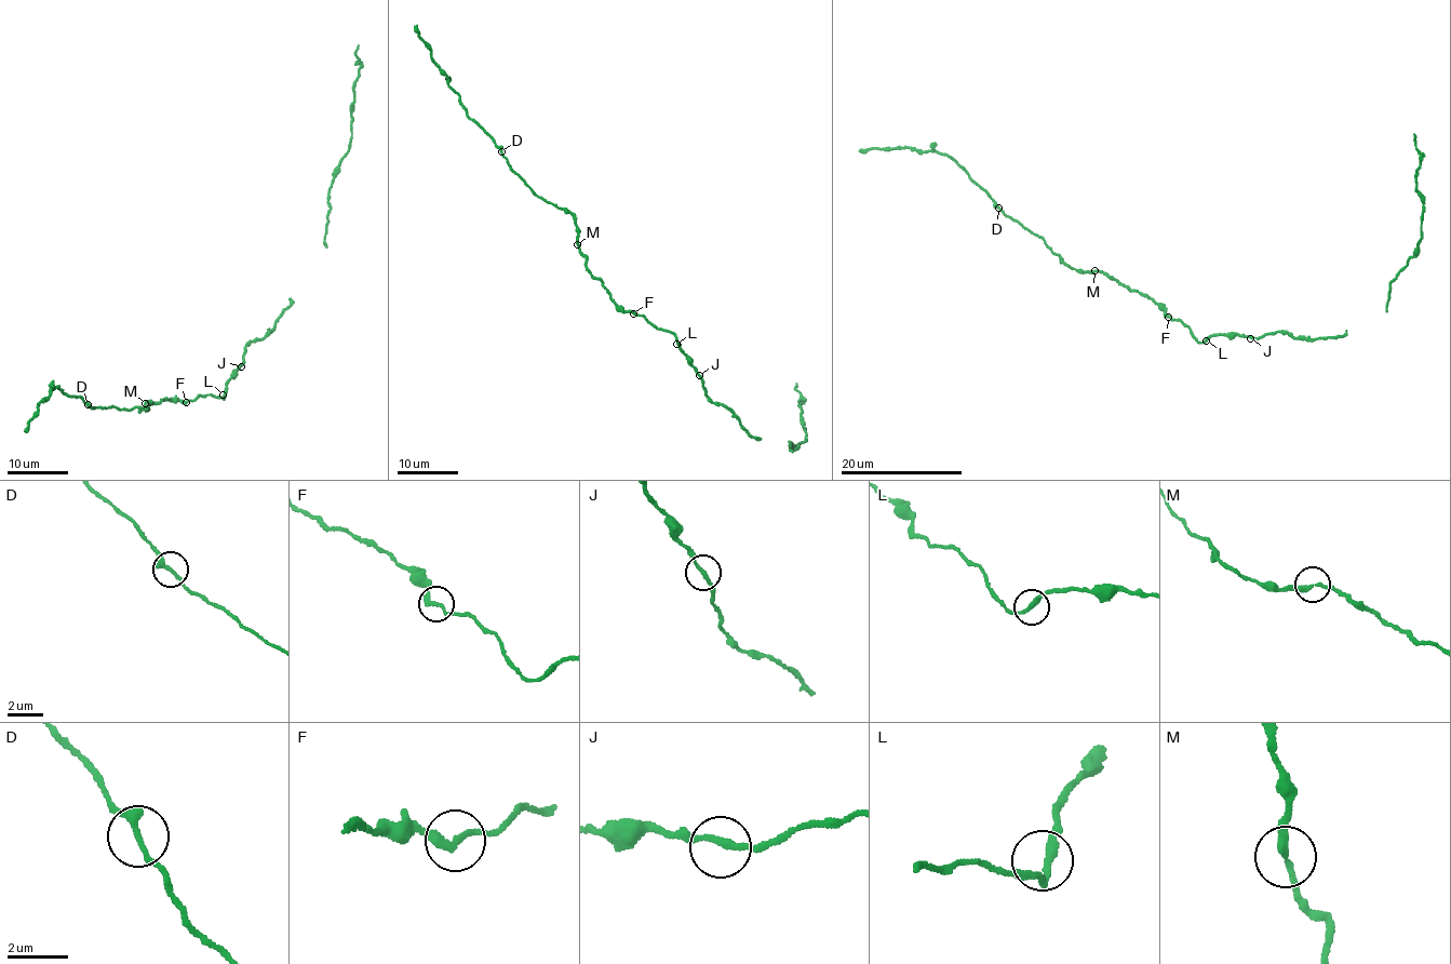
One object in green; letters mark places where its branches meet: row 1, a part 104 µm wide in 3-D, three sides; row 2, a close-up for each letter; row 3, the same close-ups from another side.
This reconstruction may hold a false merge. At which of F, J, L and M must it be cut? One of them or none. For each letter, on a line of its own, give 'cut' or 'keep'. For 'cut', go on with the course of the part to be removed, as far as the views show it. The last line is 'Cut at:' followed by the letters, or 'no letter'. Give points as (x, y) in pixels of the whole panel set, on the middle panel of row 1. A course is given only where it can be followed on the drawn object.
F: keep
J: keep
L: keep
M: keep
Cut at: no letter

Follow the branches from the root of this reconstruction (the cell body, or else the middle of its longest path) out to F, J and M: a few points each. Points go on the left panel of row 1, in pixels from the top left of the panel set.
F: (225, 393), (225, 399), (205, 395), (186, 402)
J: (225, 393), (228, 379), (241, 366)
M: (225, 393), (225, 399), (209, 395), (186, 402), (166, 399), (151, 404), (144, 403)

